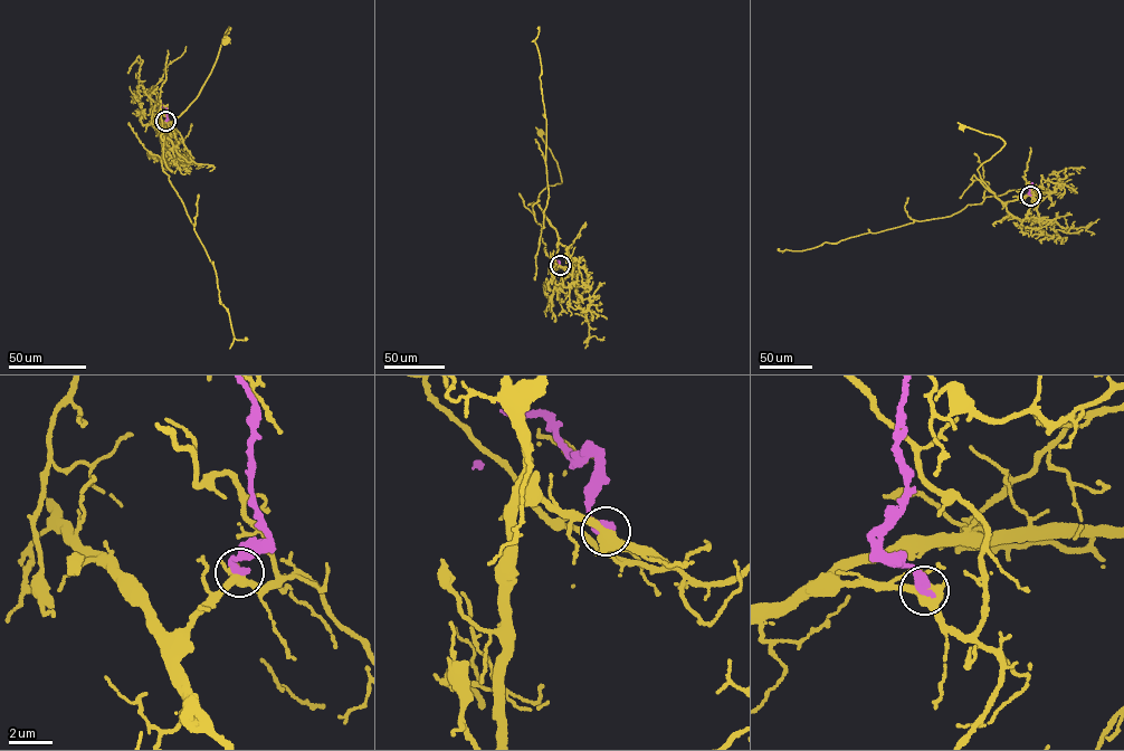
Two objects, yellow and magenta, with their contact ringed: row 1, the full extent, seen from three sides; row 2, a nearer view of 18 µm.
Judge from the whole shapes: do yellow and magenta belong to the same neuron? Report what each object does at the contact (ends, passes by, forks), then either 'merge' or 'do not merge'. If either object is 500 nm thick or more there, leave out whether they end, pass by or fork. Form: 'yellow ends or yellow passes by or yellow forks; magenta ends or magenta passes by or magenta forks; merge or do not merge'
yellow forks; magenta ends; do not merge

